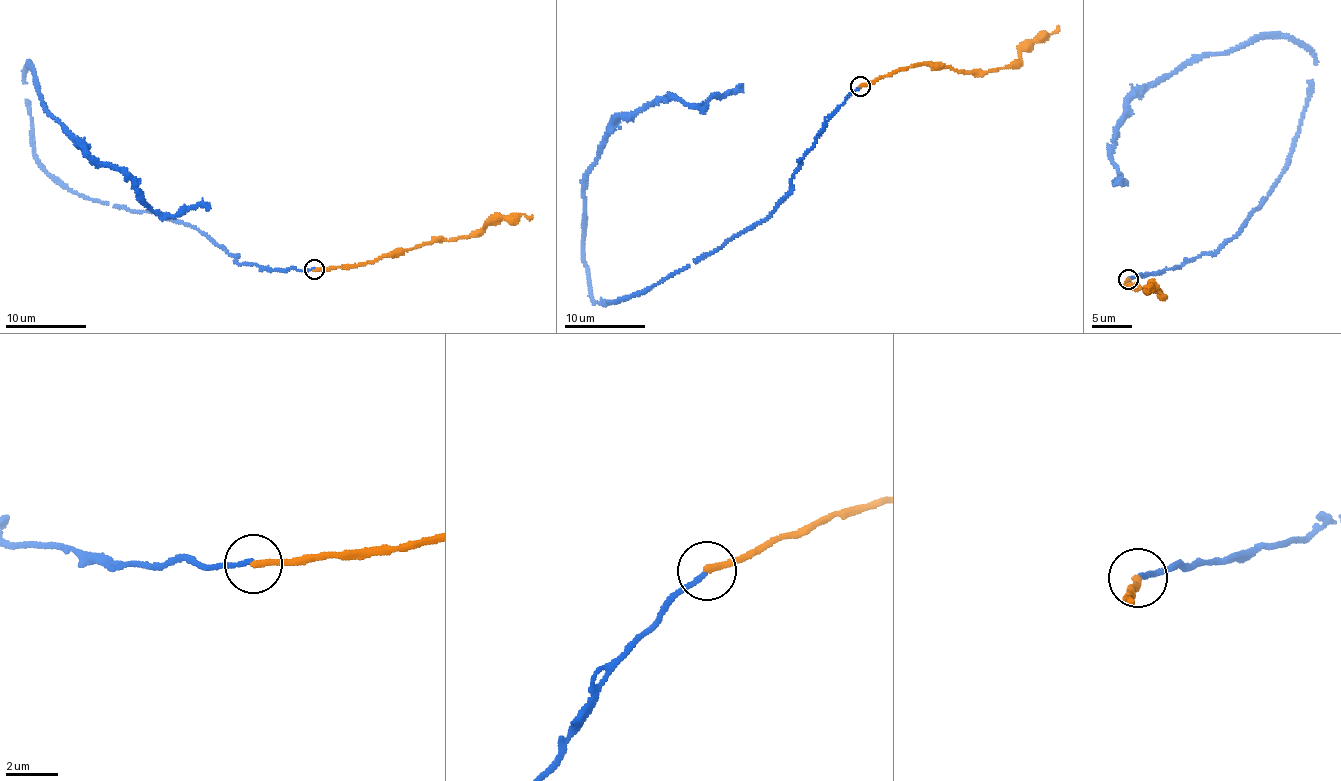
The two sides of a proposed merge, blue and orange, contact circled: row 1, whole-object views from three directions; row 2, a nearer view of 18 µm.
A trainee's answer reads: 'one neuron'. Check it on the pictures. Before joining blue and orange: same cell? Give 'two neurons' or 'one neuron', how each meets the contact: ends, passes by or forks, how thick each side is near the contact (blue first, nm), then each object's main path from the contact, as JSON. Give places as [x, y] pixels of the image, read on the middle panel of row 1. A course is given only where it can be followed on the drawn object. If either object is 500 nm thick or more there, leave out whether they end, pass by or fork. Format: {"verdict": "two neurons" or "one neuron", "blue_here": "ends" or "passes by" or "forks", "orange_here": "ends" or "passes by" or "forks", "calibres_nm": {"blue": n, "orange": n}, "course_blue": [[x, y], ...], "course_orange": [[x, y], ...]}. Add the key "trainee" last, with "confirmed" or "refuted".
{"verdict": "two neurons", "blue_here": "ends", "orange_here": "ends", "calibres_nm": {"blue": 190, "orange": 240}, "course_blue": [[860, 88], [774, 211], [599, 303], [583, 189], [607, 127], [662, 98], [705, 104], [743, 84]], "course_orange": [[860, 86], [922, 64], [965, 71], [1013, 67], [1022, 51], [1058, 25]], "trainee": "refuted"}

